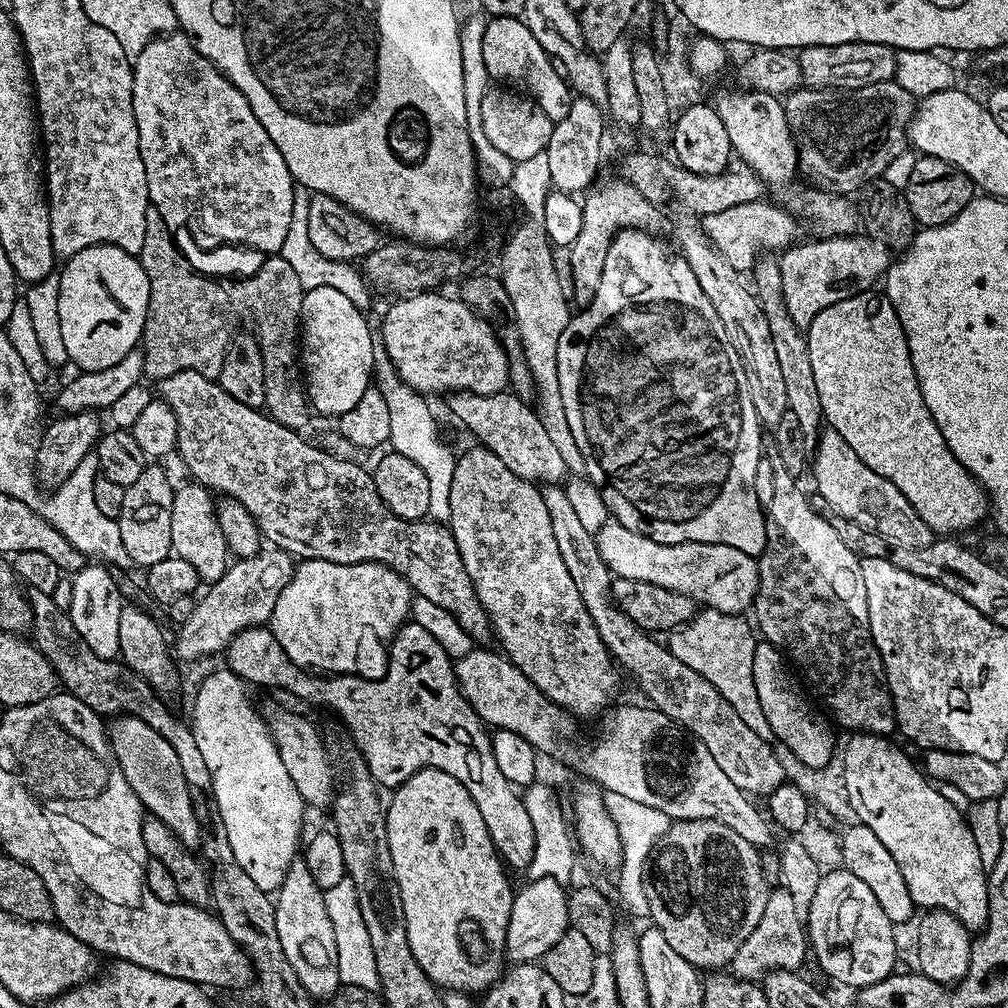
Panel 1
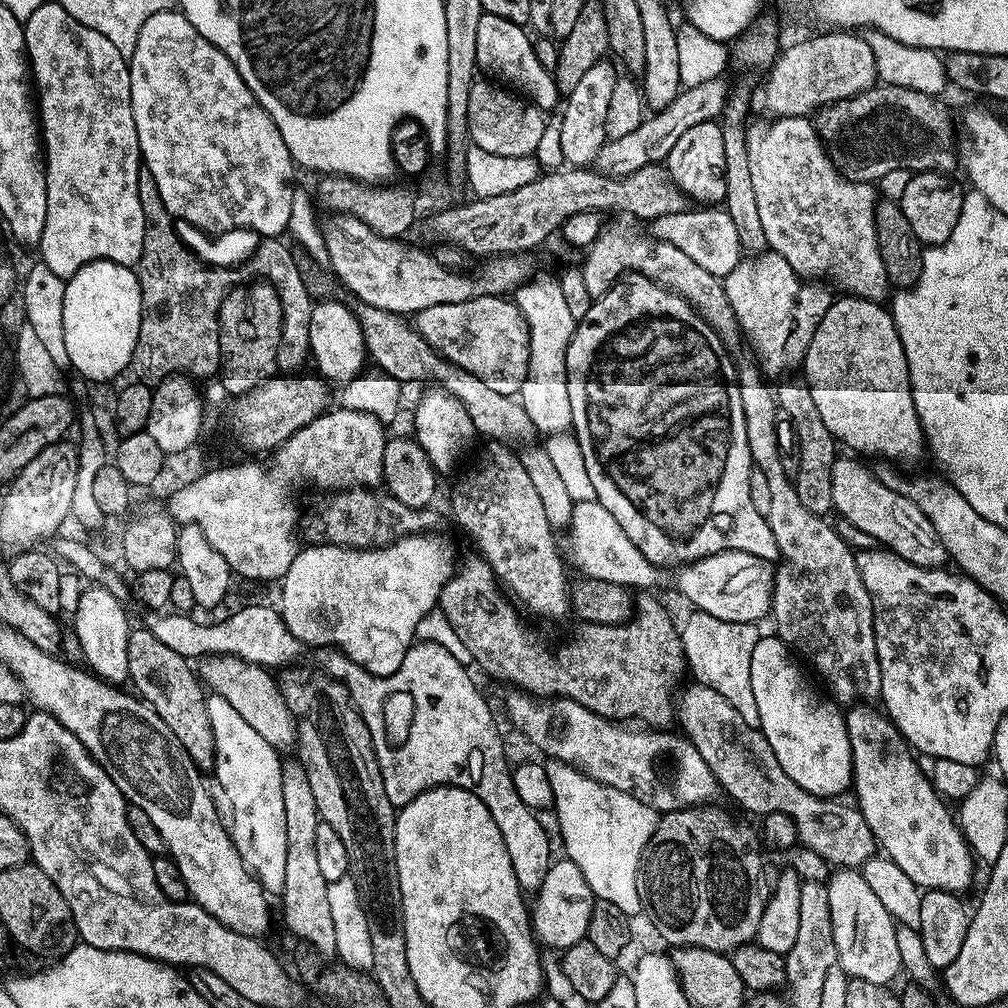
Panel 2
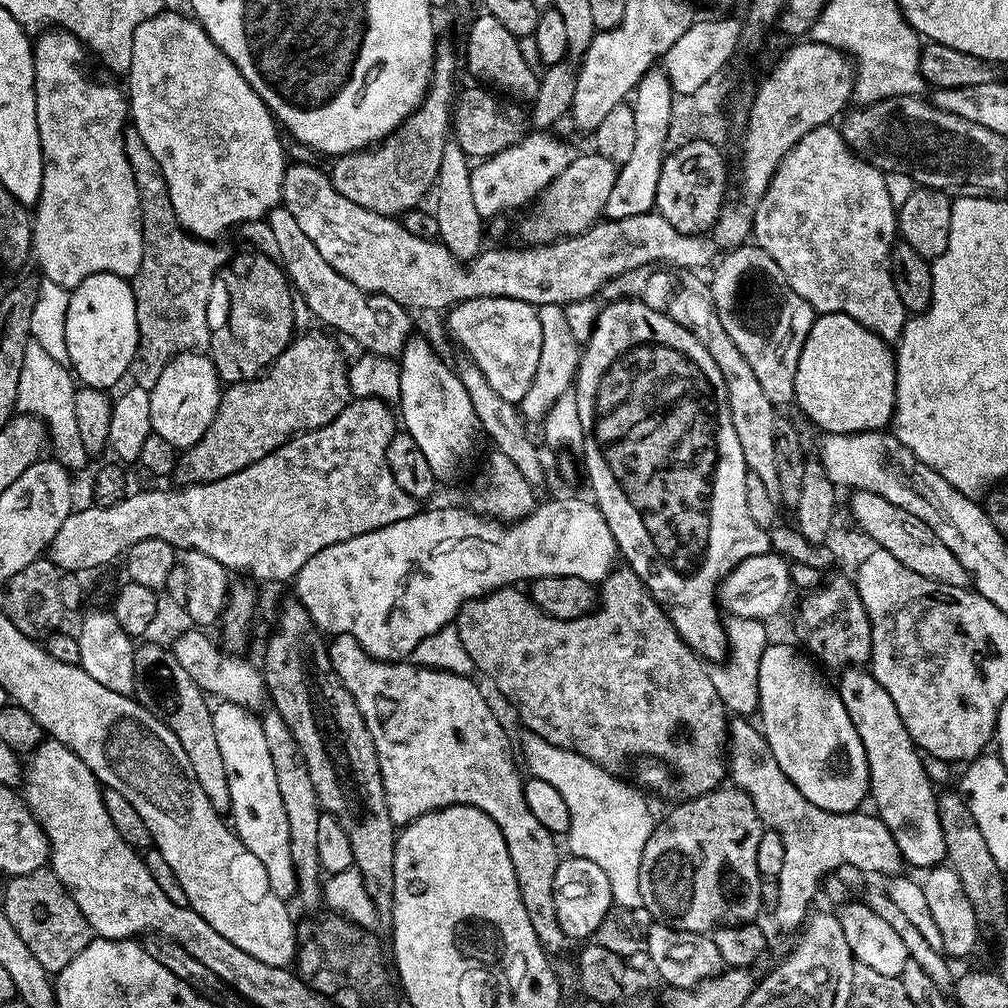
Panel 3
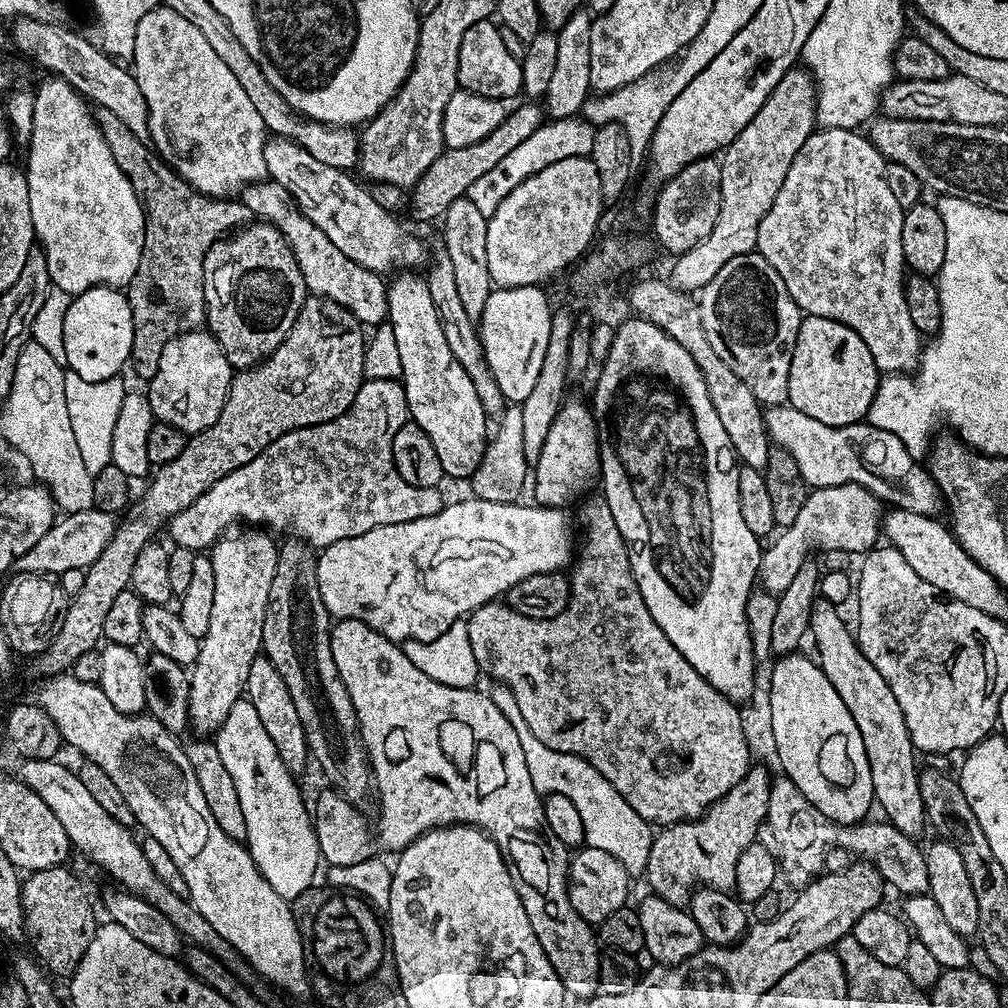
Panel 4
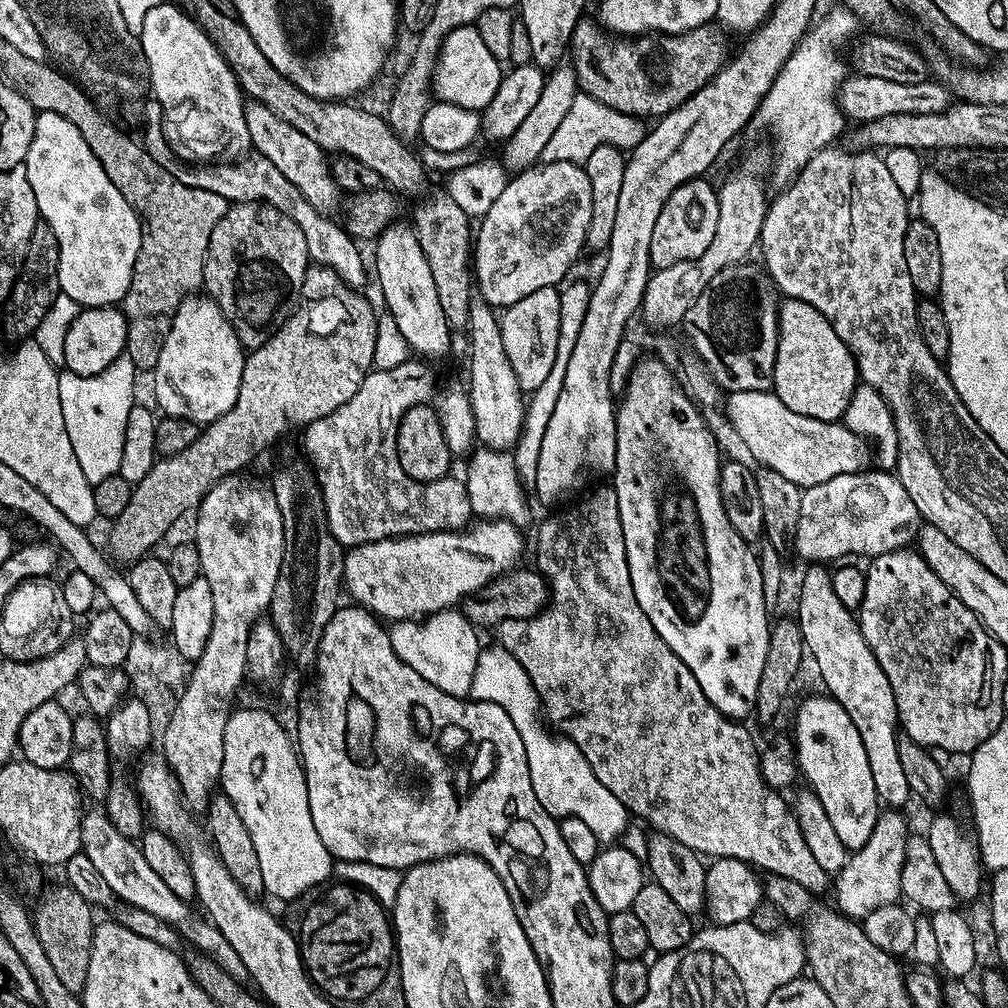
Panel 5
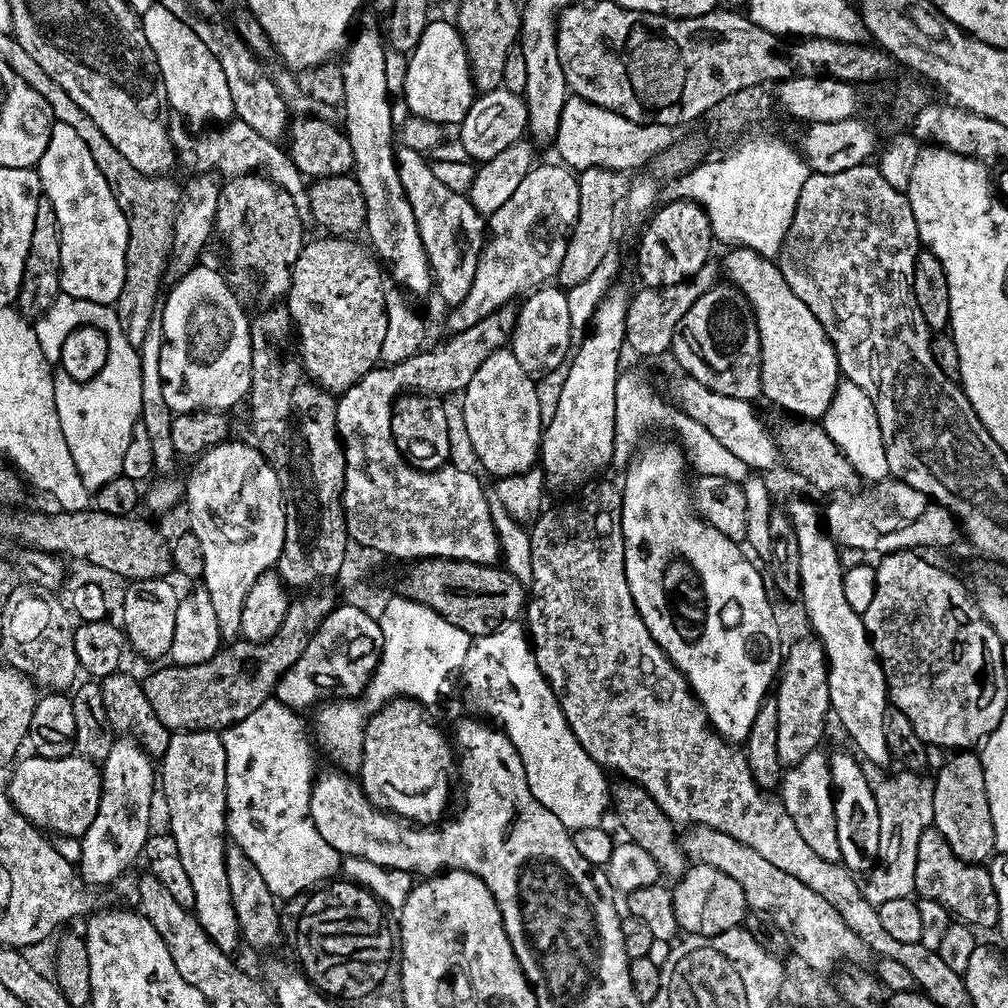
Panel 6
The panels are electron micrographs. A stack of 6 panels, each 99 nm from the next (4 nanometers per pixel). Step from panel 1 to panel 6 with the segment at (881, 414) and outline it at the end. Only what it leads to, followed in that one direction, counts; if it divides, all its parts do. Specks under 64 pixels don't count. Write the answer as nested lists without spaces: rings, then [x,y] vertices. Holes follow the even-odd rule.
[[[739,246],[733,247],[731,250],[725,252],[728,253],[724,256],[724,268],[722,264],[723,275],[725,272],[728,275],[725,276],[727,283],[731,284],[733,288],[737,288],[748,299],[752,307],[752,313],[756,319],[756,325],[758,326],[758,338],[760,339],[760,391],[763,399],[765,401],[768,399],[770,403],[777,404],[784,411],[784,414],[791,414],[793,417],[803,418],[813,422],[819,421],[826,414],[826,410],[836,393],[836,388],[840,385],[842,379],[836,351],[826,334],[826,330],[822,326],[822,322],[818,322],[818,318],[814,318],[814,314],[810,314],[810,306],[806,306],[806,302],[802,302],[802,298],[798,298],[798,294],[794,294],[794,290],[790,290],[790,286],[786,286],[786,278],[782,278],[782,270],[775,259],[758,254],[749,248],[741,248]]]

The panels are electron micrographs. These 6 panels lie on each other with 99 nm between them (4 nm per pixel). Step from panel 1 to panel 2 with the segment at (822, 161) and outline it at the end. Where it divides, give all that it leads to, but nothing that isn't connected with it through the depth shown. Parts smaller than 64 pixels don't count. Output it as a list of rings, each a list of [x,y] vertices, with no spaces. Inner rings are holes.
[[[883,84],[862,94],[827,104],[815,113],[816,133],[832,164],[848,180],[879,182],[892,170],[951,173],[958,156],[952,153],[952,116],[943,99],[902,86]]]

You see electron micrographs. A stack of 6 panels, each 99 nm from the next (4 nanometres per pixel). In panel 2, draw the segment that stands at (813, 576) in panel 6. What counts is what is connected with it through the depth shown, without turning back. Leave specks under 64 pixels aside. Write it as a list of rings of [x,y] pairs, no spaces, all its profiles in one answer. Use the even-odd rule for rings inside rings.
[[[852,706],[847,709],[844,717],[846,730],[849,732],[850,748],[852,750],[852,783],[851,787],[856,790],[856,800],[854,799],[855,807],[859,808],[862,818],[866,818],[866,826],[870,826],[870,830],[874,834],[877,845],[882,849],[883,855],[888,859],[893,860],[898,866],[898,870],[902,870],[902,874],[906,874],[906,878],[910,878],[910,882],[914,882],[917,888],[921,890],[931,890],[934,892],[954,892],[964,894],[964,891],[972,884],[972,864],[974,865],[974,857],[971,848],[968,847],[968,839],[964,837],[964,833],[960,831],[960,825],[948,813],[949,805],[945,803],[939,792],[937,792],[931,779],[926,775],[926,772],[916,765],[917,757],[914,755],[913,749],[905,740],[902,733],[892,725],[891,720],[883,711],[877,710],[872,706]]]

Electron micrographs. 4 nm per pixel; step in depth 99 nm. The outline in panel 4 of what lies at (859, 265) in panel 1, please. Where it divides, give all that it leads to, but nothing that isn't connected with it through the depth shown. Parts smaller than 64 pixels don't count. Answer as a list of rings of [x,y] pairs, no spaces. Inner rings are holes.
[[[758,251],[738,254],[738,258],[730,258],[706,287],[699,289],[698,303],[702,330],[706,330],[706,339],[714,354],[752,387],[754,398],[762,406],[783,404],[788,398],[788,382],[790,380],[790,358],[794,354],[794,342],[798,336],[802,313],[800,307],[790,298],[790,290],[786,290],[786,282],[778,275],[778,270],[762,258]]]

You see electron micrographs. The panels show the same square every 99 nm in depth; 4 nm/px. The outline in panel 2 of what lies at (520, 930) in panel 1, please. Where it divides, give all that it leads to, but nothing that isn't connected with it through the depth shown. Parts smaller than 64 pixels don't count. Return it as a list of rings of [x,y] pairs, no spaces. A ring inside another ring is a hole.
[[[560,858],[548,868],[546,878],[533,900],[535,902],[532,902],[530,910],[530,923],[535,939],[543,947],[546,945],[563,952],[587,937],[590,914],[596,899],[585,876],[572,860]]]

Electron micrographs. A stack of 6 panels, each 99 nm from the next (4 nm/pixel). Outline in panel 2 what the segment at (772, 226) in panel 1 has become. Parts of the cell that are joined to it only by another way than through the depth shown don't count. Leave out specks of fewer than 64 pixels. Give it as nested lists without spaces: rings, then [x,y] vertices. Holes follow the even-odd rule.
[[[702,206],[696,211],[685,210],[678,214],[666,214],[651,221],[651,235],[661,244],[678,246],[686,258],[702,266],[711,276],[723,278],[738,266],[742,259],[742,249],[738,242],[738,229],[734,226],[734,218],[730,218],[727,210],[720,206]]]

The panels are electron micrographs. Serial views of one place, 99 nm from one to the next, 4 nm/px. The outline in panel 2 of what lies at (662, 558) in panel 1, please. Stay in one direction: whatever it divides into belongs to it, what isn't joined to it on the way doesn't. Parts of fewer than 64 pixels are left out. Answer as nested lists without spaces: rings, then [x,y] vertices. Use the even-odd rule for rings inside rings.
[[[595,498],[587,499],[577,499],[573,503],[572,520],[566,529],[568,552],[573,562],[584,571],[581,573],[587,579],[614,582],[633,590],[652,590],[656,584],[657,565],[651,564],[642,550],[638,550],[638,546],[626,538],[626,530],[618,526],[614,514],[610,514],[606,506],[602,506]],[[716,552],[713,556],[683,565],[676,574],[677,590],[693,604],[691,607],[697,612],[704,612],[722,622],[739,624],[756,624],[771,613],[776,573],[769,561],[754,554]]]

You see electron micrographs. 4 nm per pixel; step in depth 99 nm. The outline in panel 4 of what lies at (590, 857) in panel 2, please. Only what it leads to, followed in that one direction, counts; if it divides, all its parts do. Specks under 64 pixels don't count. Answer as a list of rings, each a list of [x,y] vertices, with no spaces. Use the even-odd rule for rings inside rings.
[[[495,685],[493,689],[490,692],[492,701],[514,726],[518,742],[521,743],[522,752],[525,755],[526,768],[530,773],[531,782],[536,787],[536,792],[541,796],[556,793],[570,798],[582,817],[584,836],[589,840],[589,847],[612,854],[628,871],[630,877],[643,877],[648,867],[650,846],[654,835],[653,825],[646,823],[639,814],[635,813],[630,804],[614,790],[610,782],[599,774],[598,770],[594,770],[594,766],[590,766],[588,762],[574,754],[566,754],[558,750],[550,750],[550,746],[542,746],[542,742],[534,737],[525,719],[522,718],[513,692],[504,685]]]

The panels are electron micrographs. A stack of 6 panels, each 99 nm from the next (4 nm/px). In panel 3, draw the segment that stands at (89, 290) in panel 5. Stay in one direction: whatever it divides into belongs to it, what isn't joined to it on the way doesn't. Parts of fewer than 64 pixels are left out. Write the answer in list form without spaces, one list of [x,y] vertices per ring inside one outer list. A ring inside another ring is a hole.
[[[52,26],[37,36],[40,37],[35,37],[32,45],[32,87],[43,164],[40,196],[34,201],[32,216],[31,255],[34,260],[36,256],[43,278],[69,290],[77,288],[86,278],[103,272],[131,278],[142,262],[144,235],[138,186],[124,149],[124,129],[130,120],[128,97],[112,84],[91,80],[80,69],[86,48],[74,34]]]

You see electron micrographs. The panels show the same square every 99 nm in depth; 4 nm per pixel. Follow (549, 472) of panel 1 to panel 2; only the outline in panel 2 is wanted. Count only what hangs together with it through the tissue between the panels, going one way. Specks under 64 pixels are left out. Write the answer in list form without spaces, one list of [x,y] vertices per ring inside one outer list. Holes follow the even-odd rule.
[[[367,306],[361,307],[358,312],[361,330],[364,332],[364,346],[370,360],[375,367],[386,375],[392,376],[401,382],[407,380],[429,380],[429,385],[435,386],[448,392],[466,406],[466,414],[470,414],[470,422],[474,422],[477,433],[481,437],[489,436],[492,442],[503,442],[509,446],[528,446],[537,439],[538,433],[534,422],[530,422],[530,414],[520,405],[516,396],[497,394],[486,386],[474,374],[462,370],[457,364],[439,356],[420,337],[411,323],[408,324],[399,312],[387,312]]]

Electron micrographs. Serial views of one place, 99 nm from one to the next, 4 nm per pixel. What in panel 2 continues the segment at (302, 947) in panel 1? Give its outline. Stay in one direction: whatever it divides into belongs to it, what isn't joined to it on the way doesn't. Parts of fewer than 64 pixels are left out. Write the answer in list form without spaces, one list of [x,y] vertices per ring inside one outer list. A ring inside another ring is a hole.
[[[285,759],[282,770],[282,807],[286,809],[286,882],[278,894],[284,907],[284,924],[300,940],[305,940],[316,952],[330,958],[336,956],[334,922],[330,919],[330,902],[326,898],[328,883],[322,878],[314,850],[316,835],[321,826],[318,806],[310,791],[310,781],[299,759]]]

